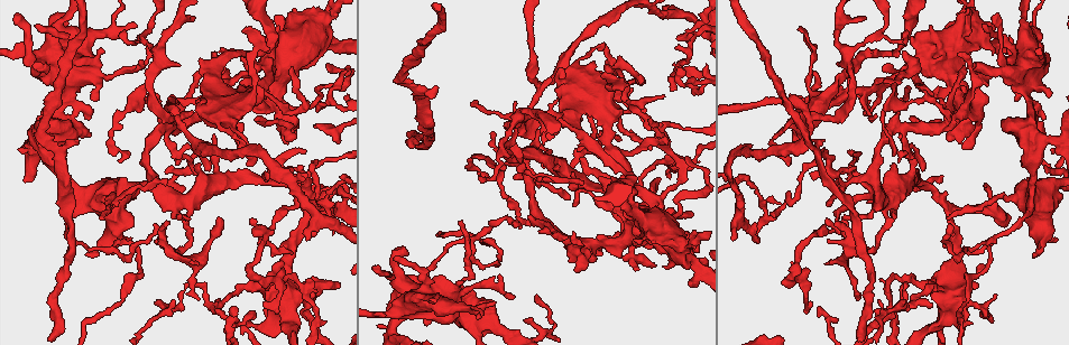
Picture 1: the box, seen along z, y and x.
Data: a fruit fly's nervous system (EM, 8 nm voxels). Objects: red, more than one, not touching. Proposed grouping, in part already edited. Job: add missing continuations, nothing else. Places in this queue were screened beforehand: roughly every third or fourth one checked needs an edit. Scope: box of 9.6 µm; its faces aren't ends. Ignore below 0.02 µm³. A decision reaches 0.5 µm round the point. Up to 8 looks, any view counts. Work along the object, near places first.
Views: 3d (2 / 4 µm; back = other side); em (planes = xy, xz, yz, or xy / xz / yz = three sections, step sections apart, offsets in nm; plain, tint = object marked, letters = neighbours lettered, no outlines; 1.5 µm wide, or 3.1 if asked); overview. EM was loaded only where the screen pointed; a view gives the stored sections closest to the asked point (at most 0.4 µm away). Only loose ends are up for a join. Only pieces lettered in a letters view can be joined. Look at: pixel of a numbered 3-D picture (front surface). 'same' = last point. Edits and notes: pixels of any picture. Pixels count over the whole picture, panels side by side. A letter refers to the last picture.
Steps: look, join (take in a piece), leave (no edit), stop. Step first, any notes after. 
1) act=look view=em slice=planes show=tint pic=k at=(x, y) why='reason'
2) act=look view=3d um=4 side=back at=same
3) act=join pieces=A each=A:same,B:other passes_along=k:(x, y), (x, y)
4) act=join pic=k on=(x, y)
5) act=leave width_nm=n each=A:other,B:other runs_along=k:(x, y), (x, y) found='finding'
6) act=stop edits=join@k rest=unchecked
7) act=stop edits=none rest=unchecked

act=look view=em slice=xz step=4 show=letters pic=1 at=(563, 239) why='an open end'

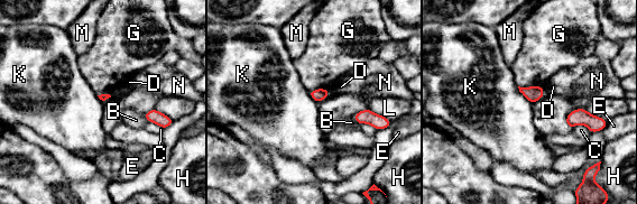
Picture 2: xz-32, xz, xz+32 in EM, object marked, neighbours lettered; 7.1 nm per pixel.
act=leave each=B:other,C:other,D:other,E:other,G:other,H:other,K:other,L:other,M:other,N:other found='no lettered piece goes on from it'

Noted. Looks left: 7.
act=look view=em slice=xz step=8 show=letters pic=1 at=(672, 169) why='an open end'

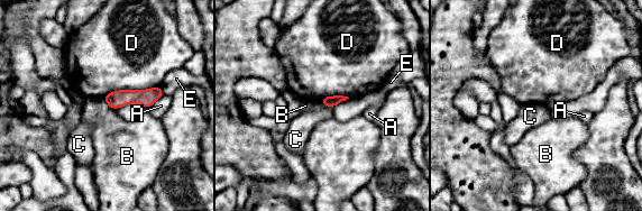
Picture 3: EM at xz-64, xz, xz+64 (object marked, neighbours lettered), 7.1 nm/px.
act=look view=em slice=planes show=letters at=same

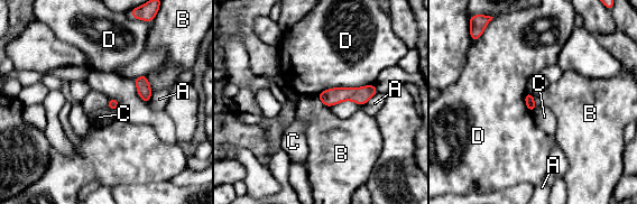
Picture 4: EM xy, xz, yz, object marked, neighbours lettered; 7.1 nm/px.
act=leave each=A:other,B:other,C:other,D:other runs_along=4:(374, 90), (363, 94), (321, 95) found='none of them fits'

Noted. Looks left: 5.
act=look view=3d um=2 pic=1 at=(267, 177) why='tapers out'

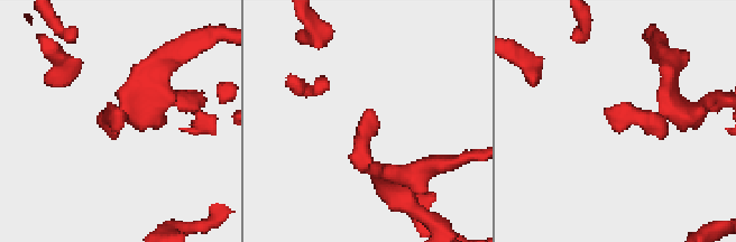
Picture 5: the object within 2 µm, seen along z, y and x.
act=look view=em slice=planes show=letters pic=5 at=(120, 119)

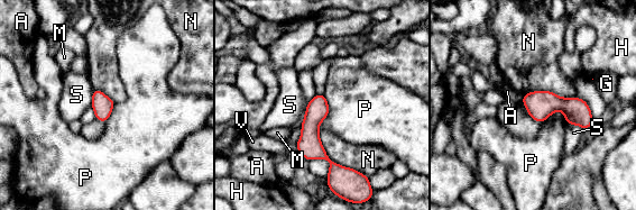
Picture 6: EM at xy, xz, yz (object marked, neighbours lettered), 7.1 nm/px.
act=leave each=A:other,G:other,H:other,M:other,N:other,P:other,S:other,V:other runs_along=6:(318, 97), (312, 144), (332, 164), (334, 173) found='no lettered piece goes on from it'

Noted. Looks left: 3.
act=stop edits=none rest=unchecked

